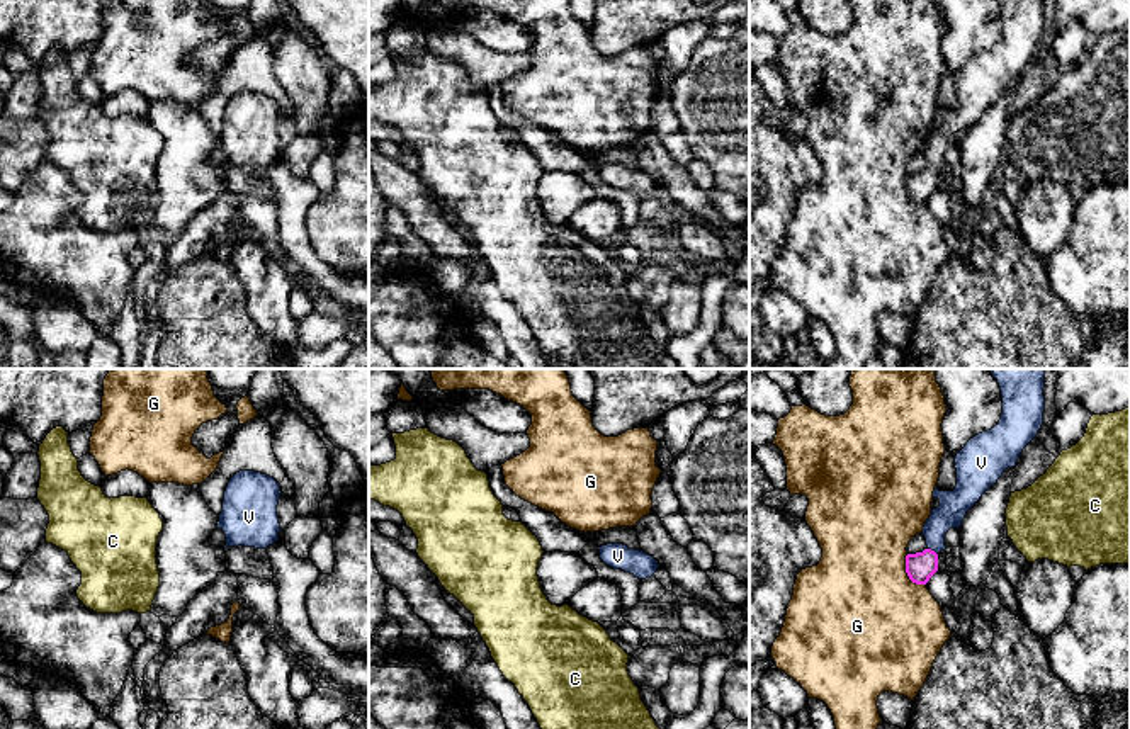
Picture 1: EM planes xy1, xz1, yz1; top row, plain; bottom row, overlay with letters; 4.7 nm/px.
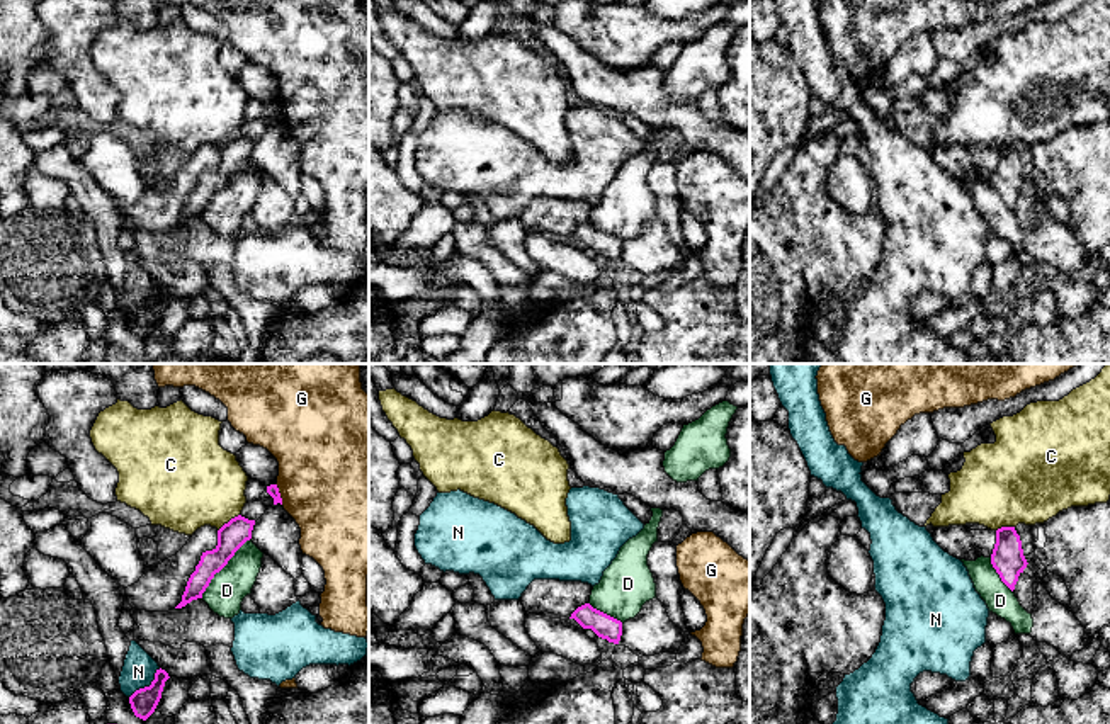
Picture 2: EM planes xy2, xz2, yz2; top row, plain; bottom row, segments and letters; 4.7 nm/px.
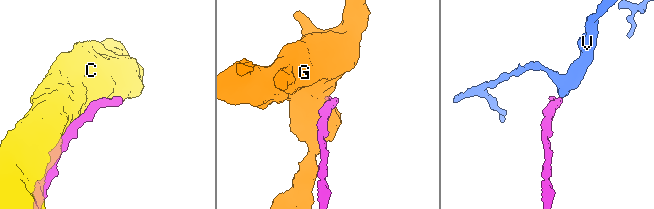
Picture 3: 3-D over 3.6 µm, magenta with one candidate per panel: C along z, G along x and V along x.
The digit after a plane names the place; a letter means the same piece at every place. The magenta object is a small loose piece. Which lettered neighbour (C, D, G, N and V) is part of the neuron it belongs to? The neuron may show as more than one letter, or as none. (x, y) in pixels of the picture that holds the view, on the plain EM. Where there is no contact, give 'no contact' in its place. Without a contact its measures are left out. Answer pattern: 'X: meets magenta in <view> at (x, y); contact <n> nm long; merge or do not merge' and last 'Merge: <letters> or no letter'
C: meets magenta in xy2 at (230, 140); contact 130 nm long; do not merge
D: meets magenta in xy2 at (221, 187); contact 360 nm long; do not merge
G: meets magenta in yz1 at (908, 194); contact 180 nm long; do not merge
N: meets magenta in xy2 at (147, 306); contact 200 nm long; do not merge
V: meets magenta in yz1 at (933, 170); contact 60 nm long; merge
Merge: V

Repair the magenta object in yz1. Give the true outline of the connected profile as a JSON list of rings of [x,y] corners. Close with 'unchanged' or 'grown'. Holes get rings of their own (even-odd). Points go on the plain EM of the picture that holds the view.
[[[997,0],[1003,15],[1003,34],[999,42],[974,58],[955,75],[957,105],[953,110],[940,110],[935,107],[933,117],[940,119],[940,126],[931,129],[924,141],[923,155],[926,168],[923,172],[906,175],[906,192],[916,204],[926,204],[938,190],[938,173],[946,168],[945,155],[950,148],[958,148],[967,131],[980,119],[980,116],[997,102],[1008,87],[1014,87],[1023,68],[1037,56],[1043,44],[1045,0]]]; grown

